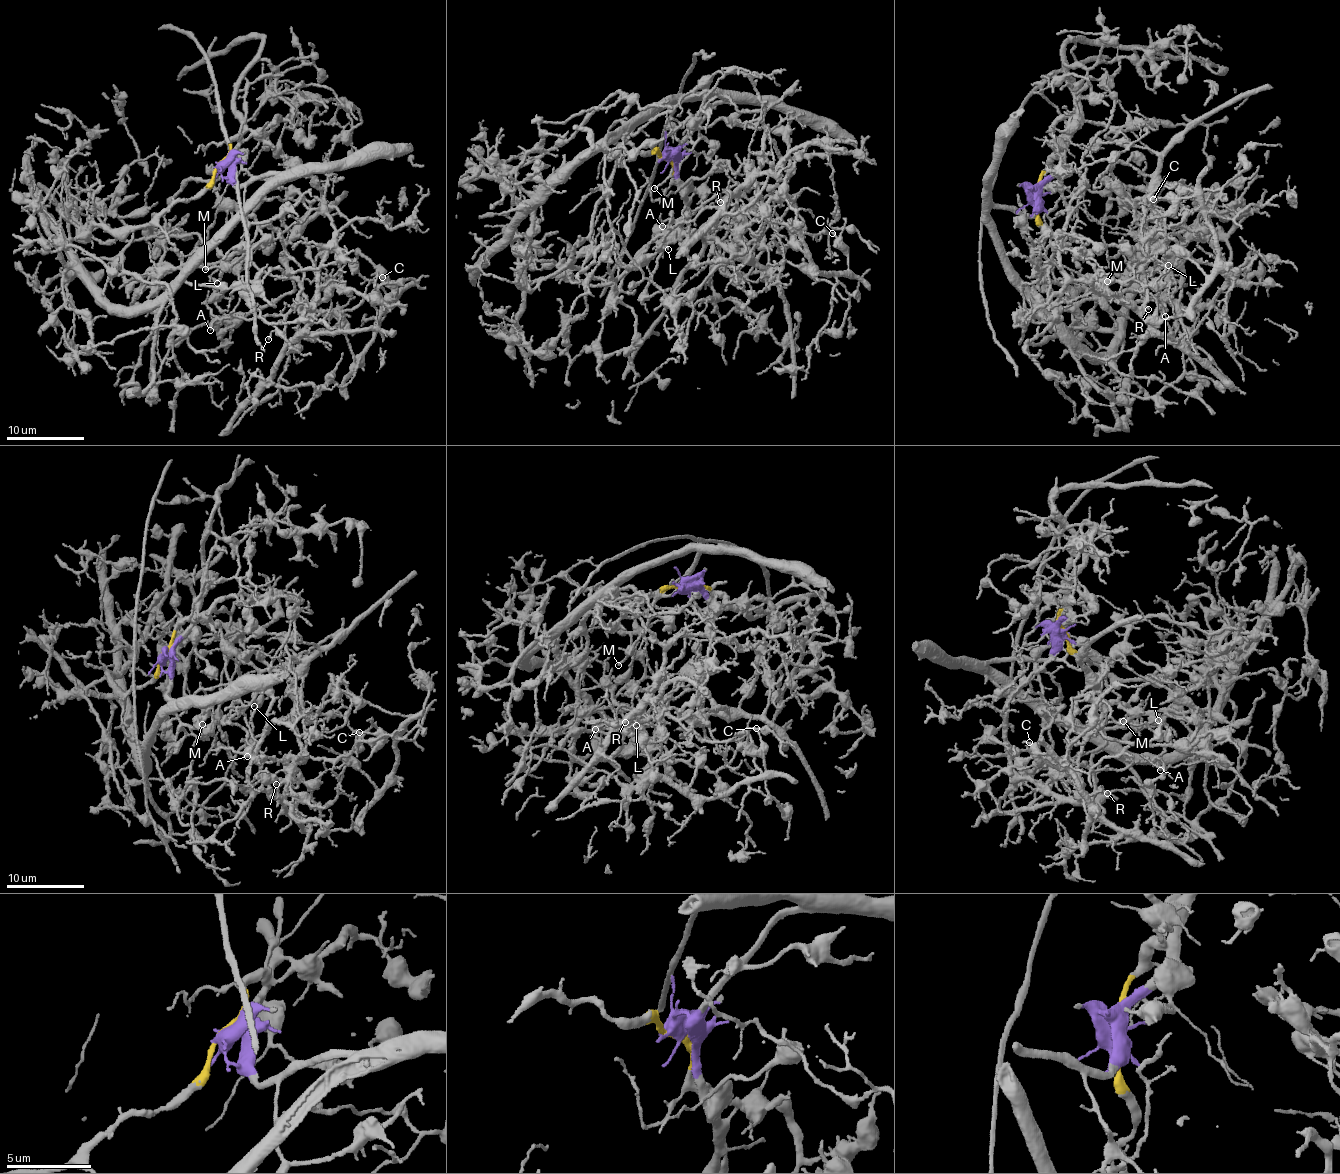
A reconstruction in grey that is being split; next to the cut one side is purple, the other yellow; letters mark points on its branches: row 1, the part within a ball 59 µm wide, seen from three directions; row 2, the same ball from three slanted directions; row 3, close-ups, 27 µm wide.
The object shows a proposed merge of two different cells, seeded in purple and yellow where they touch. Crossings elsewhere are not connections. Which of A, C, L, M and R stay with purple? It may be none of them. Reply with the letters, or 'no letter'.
A, C, M, R

